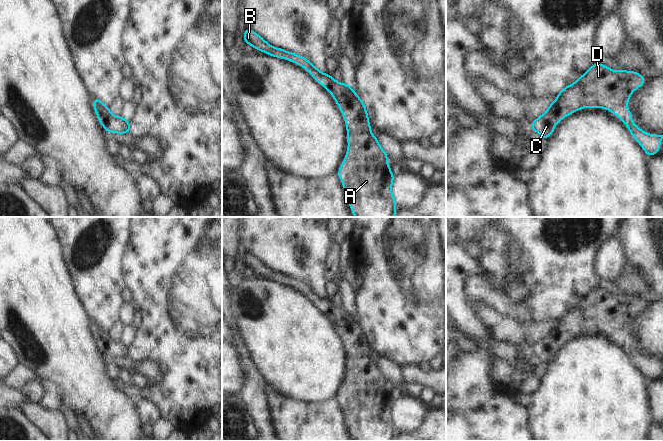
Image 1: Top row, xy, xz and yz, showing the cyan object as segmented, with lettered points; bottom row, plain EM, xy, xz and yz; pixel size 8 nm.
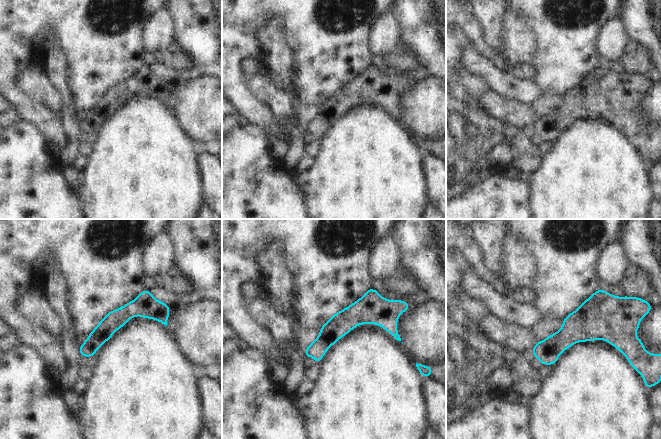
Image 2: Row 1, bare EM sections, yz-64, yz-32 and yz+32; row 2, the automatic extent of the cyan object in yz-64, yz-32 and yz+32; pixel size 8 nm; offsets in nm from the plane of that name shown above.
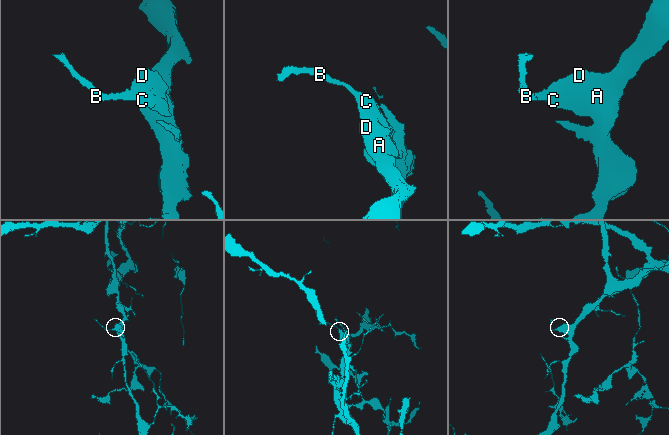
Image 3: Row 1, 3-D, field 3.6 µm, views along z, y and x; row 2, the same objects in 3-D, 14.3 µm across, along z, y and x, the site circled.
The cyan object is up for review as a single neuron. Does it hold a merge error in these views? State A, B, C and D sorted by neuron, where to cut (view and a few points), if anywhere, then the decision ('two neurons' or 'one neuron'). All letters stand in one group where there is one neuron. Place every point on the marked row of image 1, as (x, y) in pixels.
groups A B C D; cut none; one neuron

